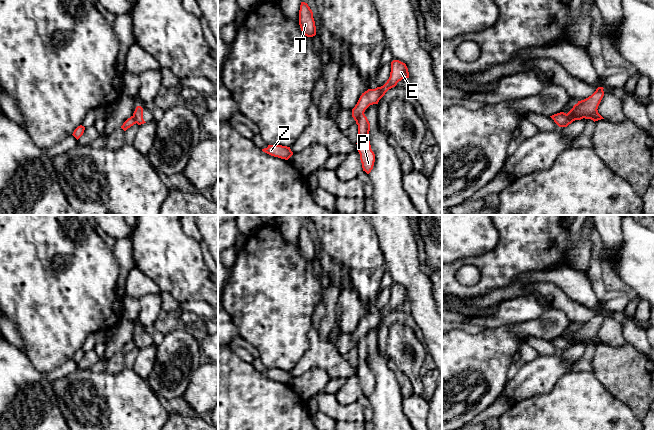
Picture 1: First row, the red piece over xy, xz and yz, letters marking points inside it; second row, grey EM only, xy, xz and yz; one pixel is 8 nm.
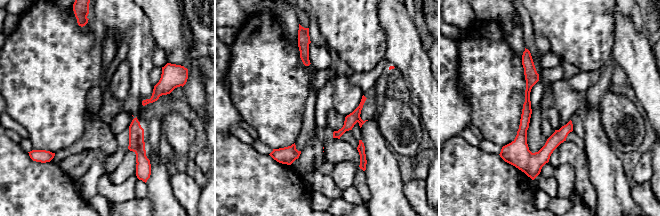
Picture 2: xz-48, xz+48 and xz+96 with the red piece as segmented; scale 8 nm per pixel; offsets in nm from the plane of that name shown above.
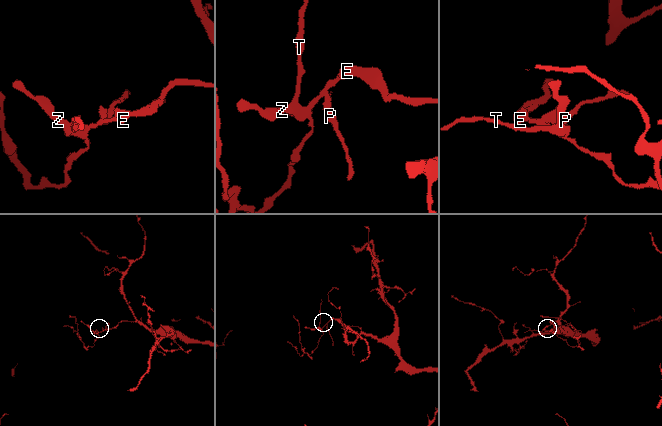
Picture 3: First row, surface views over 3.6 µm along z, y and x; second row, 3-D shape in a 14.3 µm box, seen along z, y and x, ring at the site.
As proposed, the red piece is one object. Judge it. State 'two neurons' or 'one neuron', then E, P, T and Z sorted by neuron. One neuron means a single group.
two neurons | E T Z / P

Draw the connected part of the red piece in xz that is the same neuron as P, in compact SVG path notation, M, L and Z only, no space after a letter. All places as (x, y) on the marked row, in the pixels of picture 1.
M363 113L356 121L356 124L358 125L357 150L360 154L363 171L369 174L375 162L375 154L371 149L369 141L370 123Z

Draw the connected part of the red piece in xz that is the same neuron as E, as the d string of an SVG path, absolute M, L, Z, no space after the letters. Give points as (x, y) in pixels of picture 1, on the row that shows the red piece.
M393 60L391 62L390 77L387 82L375 89L368 89L360 96L357 104L352 109L352 117L355 121L358 120L361 114L373 104L378 104L379 100L385 95L385 93L395 87L399 81L404 78L409 78L408 68L405 63L399 60Z

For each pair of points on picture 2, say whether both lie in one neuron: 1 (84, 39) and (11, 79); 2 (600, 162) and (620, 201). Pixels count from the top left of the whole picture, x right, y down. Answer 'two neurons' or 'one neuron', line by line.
1: one neuron
2: one neuron

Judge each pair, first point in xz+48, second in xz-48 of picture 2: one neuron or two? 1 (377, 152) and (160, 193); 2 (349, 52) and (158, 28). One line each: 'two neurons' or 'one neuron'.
1: one neuron
2: two neurons

